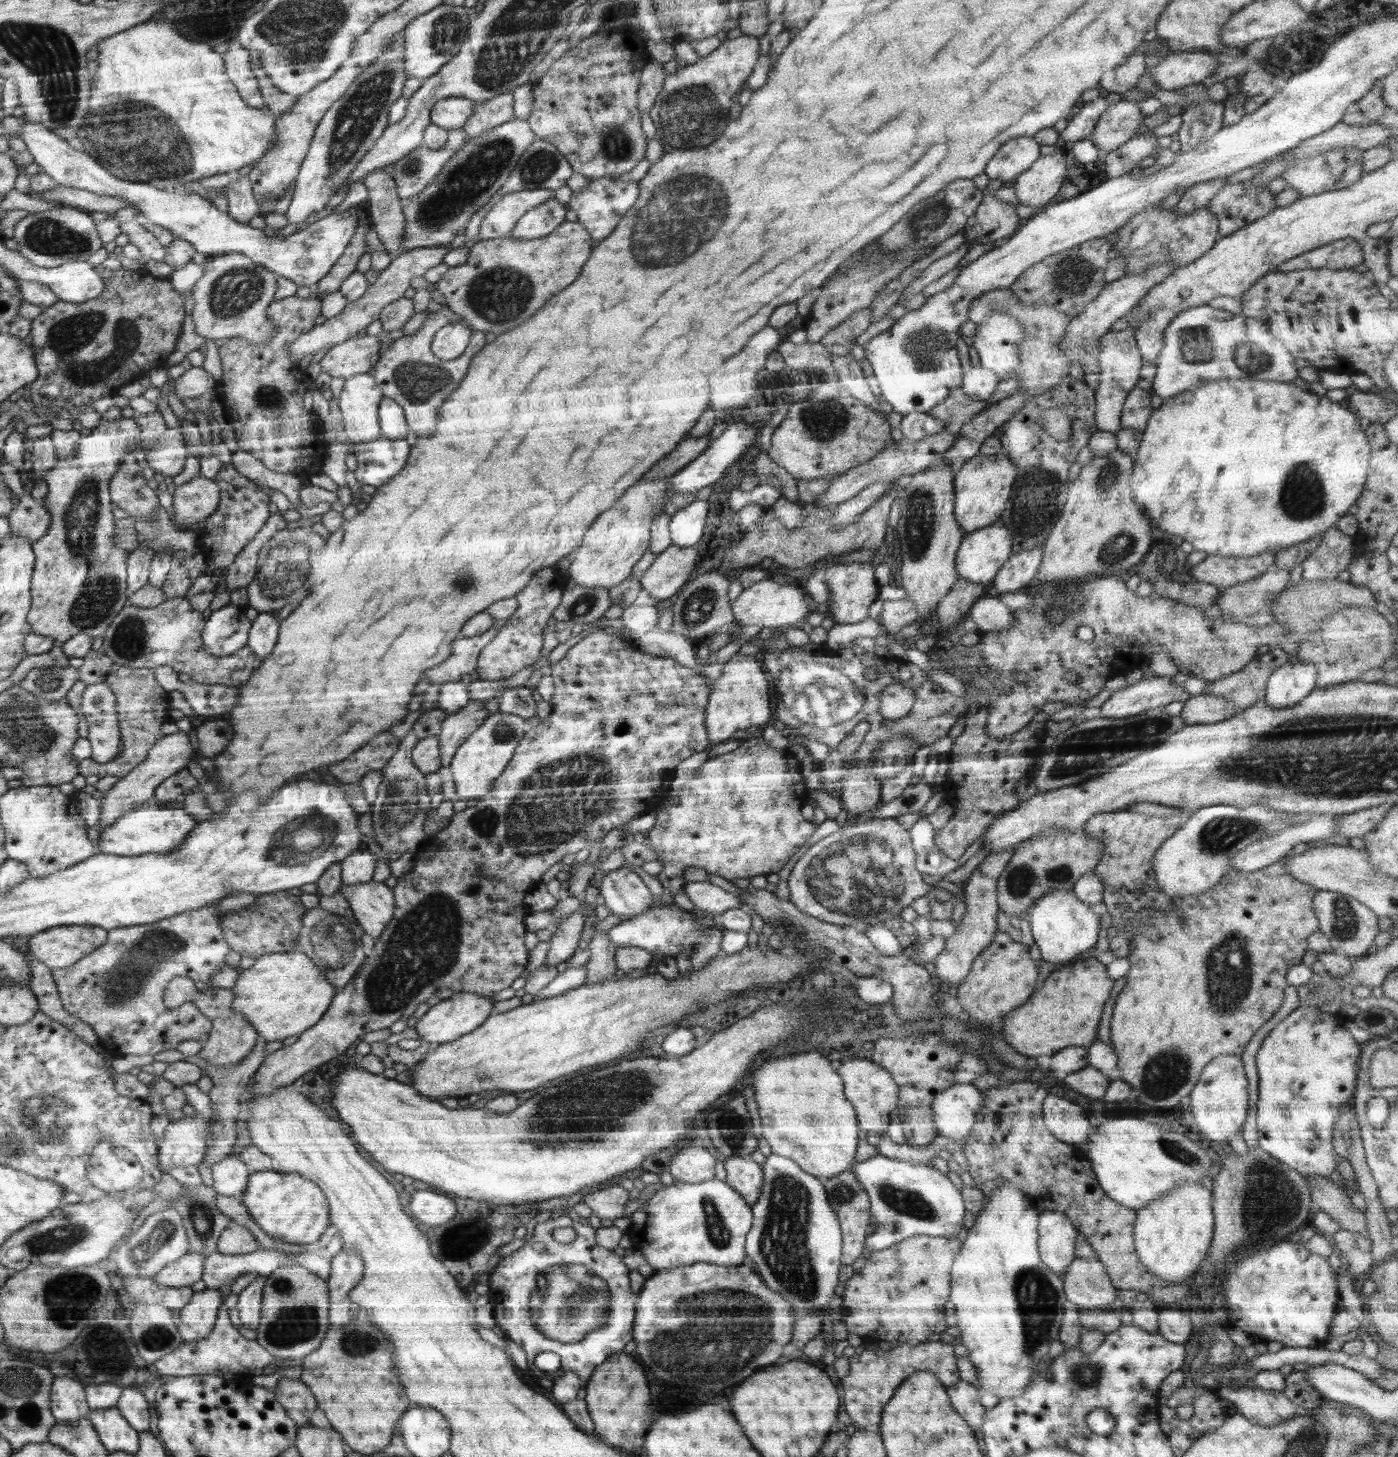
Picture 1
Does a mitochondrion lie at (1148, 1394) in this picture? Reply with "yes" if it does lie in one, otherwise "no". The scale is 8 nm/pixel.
no

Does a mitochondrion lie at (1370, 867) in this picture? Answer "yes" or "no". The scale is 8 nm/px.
no

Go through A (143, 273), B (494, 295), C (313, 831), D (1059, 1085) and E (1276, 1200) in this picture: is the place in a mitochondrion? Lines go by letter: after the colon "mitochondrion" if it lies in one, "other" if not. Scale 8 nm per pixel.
A: other
B: mitochondrion
C: mitochondrion
D: other
E: mitochondrion

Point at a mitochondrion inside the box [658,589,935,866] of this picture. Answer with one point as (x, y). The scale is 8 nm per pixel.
(828, 696)

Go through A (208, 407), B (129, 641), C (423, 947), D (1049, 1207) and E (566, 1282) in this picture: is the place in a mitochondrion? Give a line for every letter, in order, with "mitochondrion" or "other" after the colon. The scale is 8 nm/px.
A: other
B: mitochondrion
C: mitochondrion
D: other
E: mitochondrion

